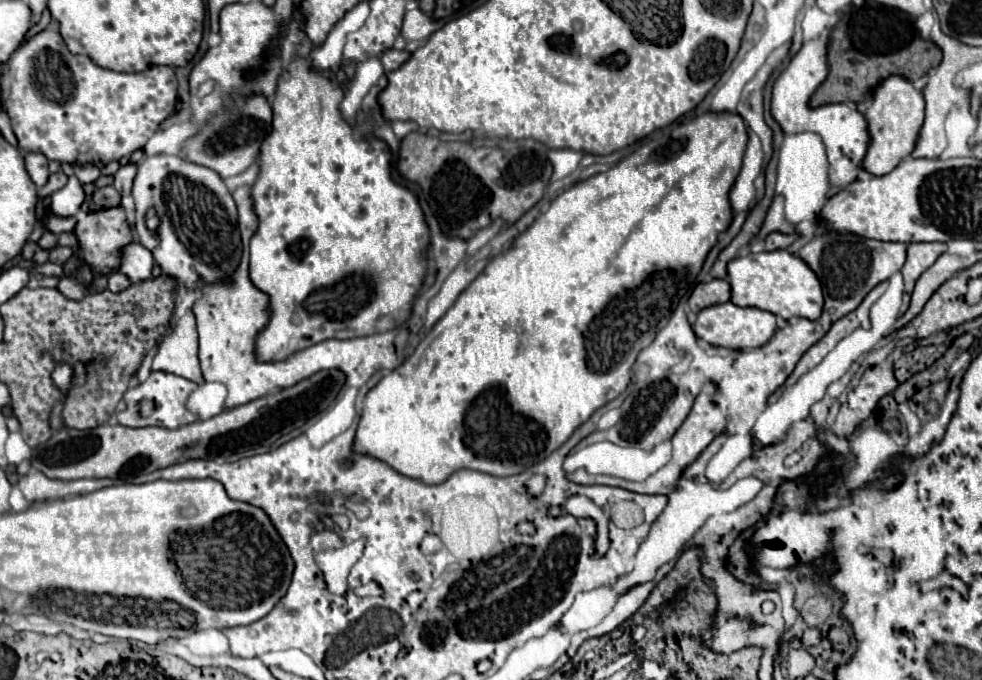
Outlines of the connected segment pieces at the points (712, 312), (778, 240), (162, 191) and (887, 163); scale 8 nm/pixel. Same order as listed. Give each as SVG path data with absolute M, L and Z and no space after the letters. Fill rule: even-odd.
M722 303L706 307L698 313L696 323L692 325L698 339L708 341L710 345L726 347L726 349L756 349L768 343L768 339L776 331L776 317L768 311L756 307L738 307L734 303Z
M774 231L774 233L770 233L768 237L766 237L766 251L776 251L776 249L786 249L788 245L792 245L796 239L798 239L800 235L798 233L790 233L790 235L786 235L786 233L778 233L778 231Z
M154 155L138 163L132 197L136 201L134 231L138 241L148 247L162 271L174 279L196 287L228 279L242 255L238 213L222 177L212 169L194 165L182 157ZM154 209L160 223L156 231L146 227L146 213Z
M888 77L884 79L872 93L871 101L859 103L858 111L864 113L868 123L868 151L862 161L862 169L872 175L886 175L890 173L906 155L912 153L918 137L918 129L922 127L924 117L924 101L922 91L914 89L904 77Z

